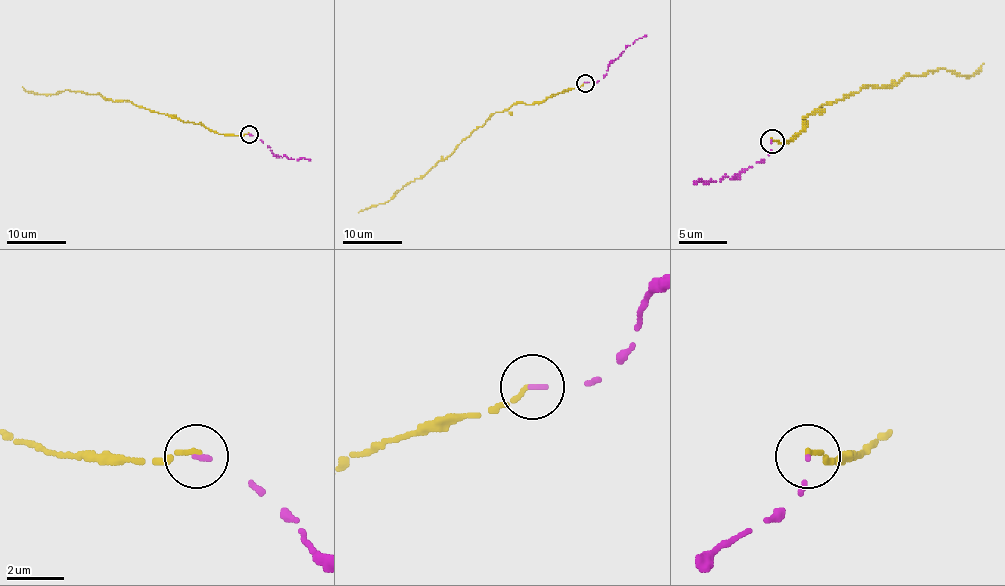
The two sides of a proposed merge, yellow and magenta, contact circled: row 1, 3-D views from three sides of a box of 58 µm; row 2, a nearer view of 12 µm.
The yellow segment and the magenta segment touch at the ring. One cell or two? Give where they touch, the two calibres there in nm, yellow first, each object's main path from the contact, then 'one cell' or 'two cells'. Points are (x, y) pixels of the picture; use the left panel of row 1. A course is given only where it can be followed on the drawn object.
at (249, 134); 160 nm thick on the yellow side, 150 nm on the other; yellow runs (250, 134), (219, 134), (199, 124), (99, 94), (68, 90), (35, 94), (22, 87); magenta runs (250, 134), (278, 156), (310, 160); one cell

